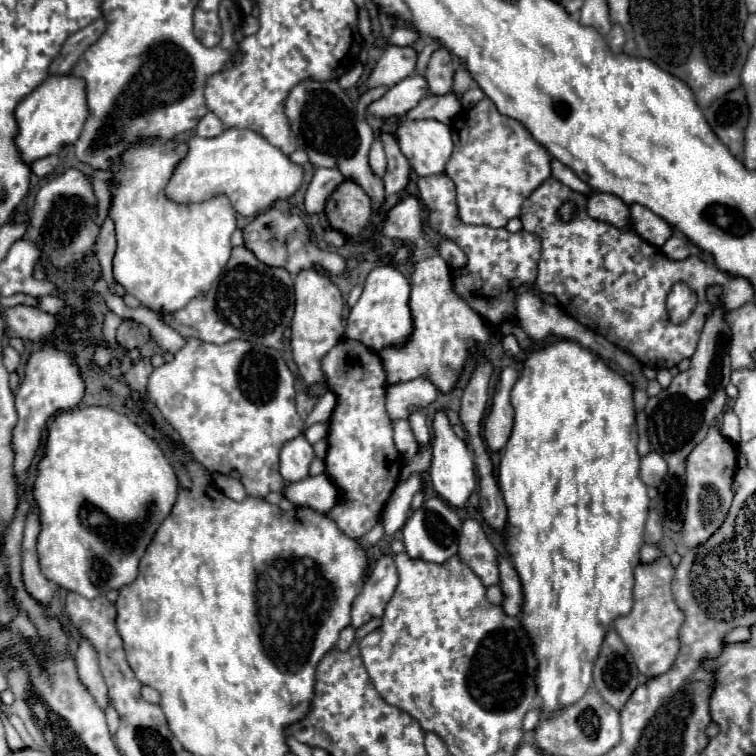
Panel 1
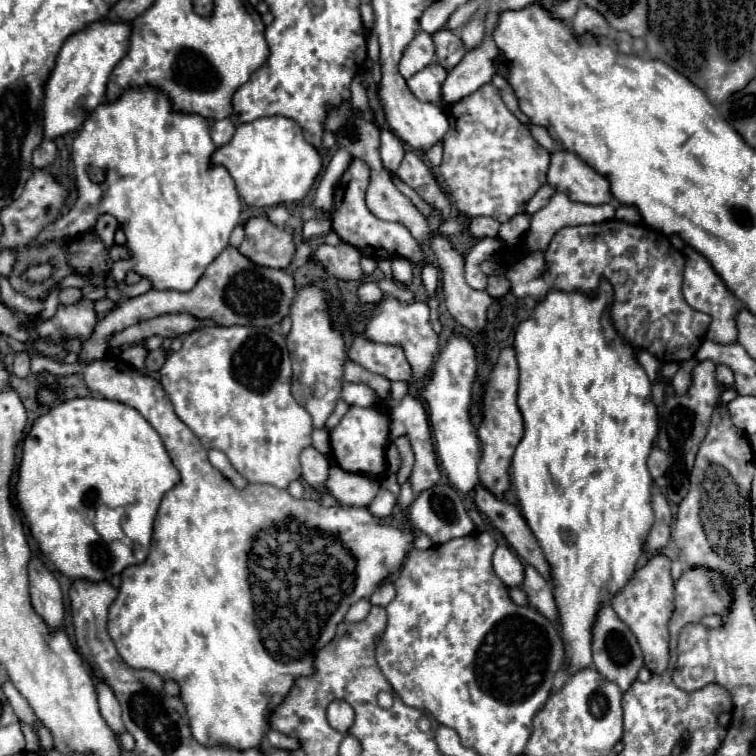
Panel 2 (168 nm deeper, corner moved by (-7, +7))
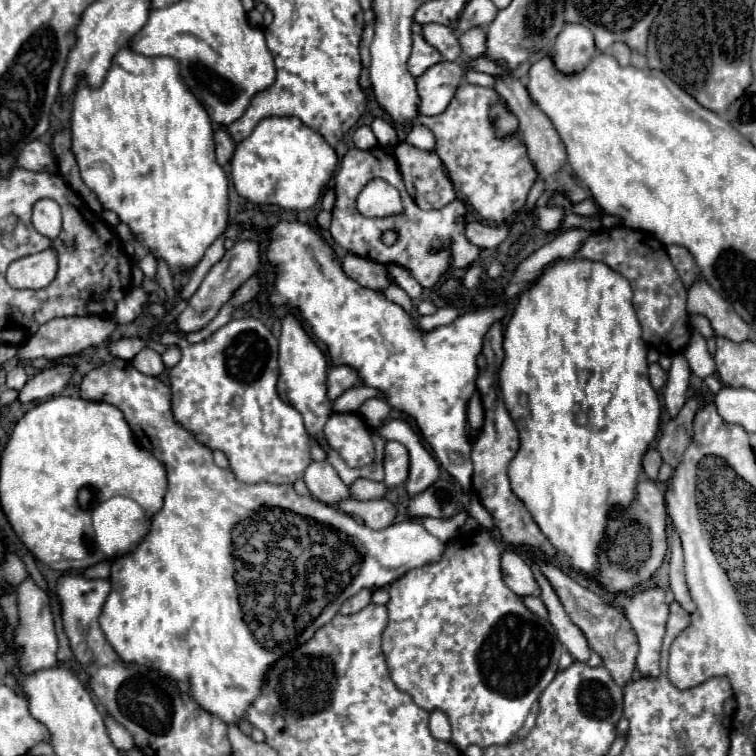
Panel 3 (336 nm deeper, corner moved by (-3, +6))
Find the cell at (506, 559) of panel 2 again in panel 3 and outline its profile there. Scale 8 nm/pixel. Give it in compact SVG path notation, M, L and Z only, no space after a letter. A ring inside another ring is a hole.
M505 551L503 561L501 561L501 571L503 571L503 579L511 591L515 591L521 597L527 597L527 595L539 597L539 585L535 585L531 567L527 565L527 561L523 557L519 557L513 551Z

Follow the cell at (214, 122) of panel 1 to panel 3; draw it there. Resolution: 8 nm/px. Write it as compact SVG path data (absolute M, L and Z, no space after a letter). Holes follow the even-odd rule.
M225 129L215 131L215 151L217 151L217 161L219 165L229 165L233 151L235 151L235 141L231 139L231 135Z

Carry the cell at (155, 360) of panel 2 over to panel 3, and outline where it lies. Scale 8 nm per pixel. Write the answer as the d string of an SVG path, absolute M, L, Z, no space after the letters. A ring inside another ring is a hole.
M169 345L163 351L163 363L165 363L165 367L167 369L173 369L179 363L179 357L181 357L181 349L177 345Z

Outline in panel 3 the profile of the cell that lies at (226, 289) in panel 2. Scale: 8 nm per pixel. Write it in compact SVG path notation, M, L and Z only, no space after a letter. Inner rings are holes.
M53 365L37 375L33 375L25 387L19 391L19 401L29 403L29 401L45 401L57 393L61 393L71 377L73 369L69 365Z

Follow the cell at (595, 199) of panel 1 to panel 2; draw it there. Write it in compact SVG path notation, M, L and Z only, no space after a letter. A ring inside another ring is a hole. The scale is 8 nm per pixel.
M571 152L551 154L547 182L555 186L557 192L567 194L573 202L583 202L589 206L613 202L609 180Z

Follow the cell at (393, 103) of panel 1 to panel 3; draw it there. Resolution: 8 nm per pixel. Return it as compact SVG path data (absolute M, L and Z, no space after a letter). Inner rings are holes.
M437 63L427 69L417 79L417 93L419 93L419 113L421 115L439 115L447 109L455 89L463 83L463 67L453 63Z

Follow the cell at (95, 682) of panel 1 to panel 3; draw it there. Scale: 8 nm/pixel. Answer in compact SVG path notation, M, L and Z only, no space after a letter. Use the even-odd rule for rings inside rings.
M111 717L105 721L105 725L107 725L107 731L109 731L109 737L111 737L113 745L115 745L119 751L125 751L125 753L127 753L127 751L137 749L131 733L129 733L127 729L123 729L123 725L119 725L119 723L117 723L115 719L111 719Z

